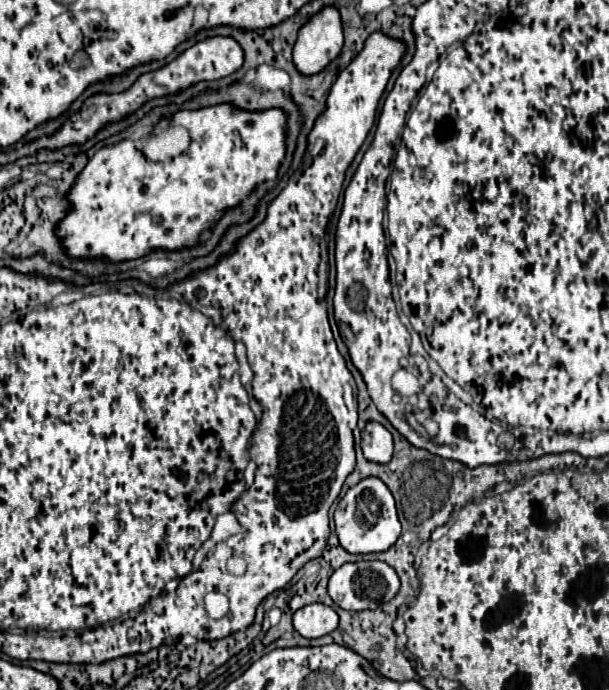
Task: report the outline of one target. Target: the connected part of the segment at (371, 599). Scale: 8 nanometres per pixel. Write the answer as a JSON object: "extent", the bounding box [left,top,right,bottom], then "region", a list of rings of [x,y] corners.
{"extent":[328,561,400,611],"region":[[[358,561],[342,565],[340,569],[336,569],[336,573],[332,573],[328,583],[328,593],[332,601],[348,611],[376,609],[380,603],[394,599],[398,589],[400,589],[400,579],[396,571],[384,561]]]}

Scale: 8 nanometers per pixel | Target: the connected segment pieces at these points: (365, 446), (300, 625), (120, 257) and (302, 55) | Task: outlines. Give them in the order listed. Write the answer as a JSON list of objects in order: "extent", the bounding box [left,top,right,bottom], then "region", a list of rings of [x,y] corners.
[{"extent":[362,423,392,463],"region":[[[368,423],[362,431],[362,451],[372,463],[390,463],[392,459],[392,435],[380,423]]]},{"extent":[294,603,338,639],"region":[[[312,603],[294,613],[294,627],[302,637],[316,639],[332,633],[338,627],[338,615],[332,607]]]},{"extent":[58,103,286,261],"region":[[[228,103],[216,105],[216,107],[206,107],[200,111],[178,111],[174,115],[172,121],[160,121],[156,131],[152,133],[152,137],[148,141],[144,141],[142,145],[138,145],[138,141],[120,141],[112,147],[104,147],[100,149],[84,167],[84,171],[80,173],[76,185],[72,187],[72,191],[68,193],[68,201],[72,203],[72,209],[68,211],[68,215],[64,217],[64,221],[58,225],[58,237],[64,239],[64,245],[68,249],[70,257],[76,259],[84,259],[84,257],[106,257],[110,261],[124,261],[124,259],[138,259],[146,253],[150,253],[152,249],[168,249],[168,251],[176,251],[182,247],[192,247],[198,243],[200,235],[208,229],[212,229],[216,225],[216,221],[222,217],[226,207],[234,207],[238,205],[238,201],[246,199],[250,195],[250,191],[266,179],[272,179],[280,167],[280,163],[284,161],[284,153],[286,153],[286,145],[284,145],[284,125],[286,125],[286,115],[280,109],[270,109],[270,111],[262,111],[262,113],[248,113],[248,111],[240,111],[234,109]]]},{"extent":[294,7,342,75],"region":[[[334,7],[322,9],[298,33],[294,45],[294,65],[300,75],[316,75],[342,51],[342,21]]]}]

